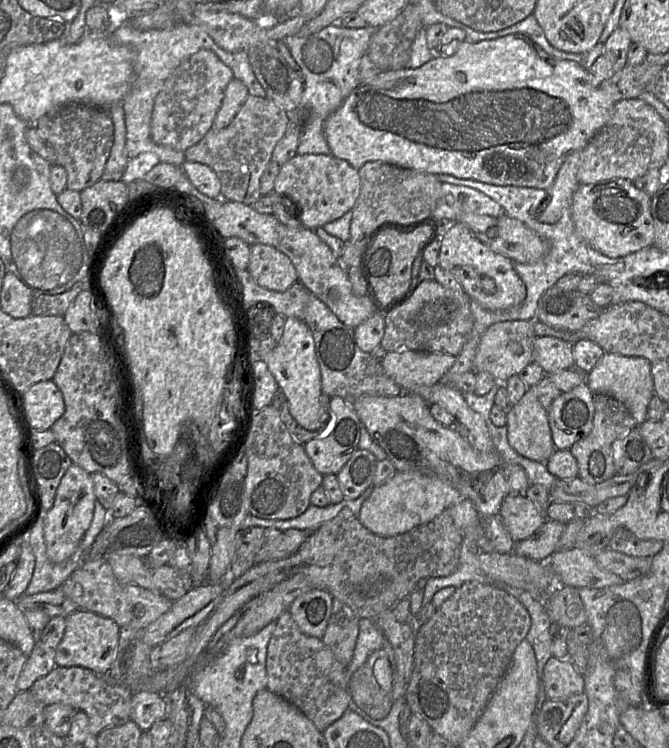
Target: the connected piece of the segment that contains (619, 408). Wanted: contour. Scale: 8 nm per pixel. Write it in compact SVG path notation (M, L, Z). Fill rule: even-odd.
M602 393L593 394L593 405L592 430L587 436L575 442L569 449L577 462L578 477L583 482L589 484L601 483L617 475L614 466L612 444L637 426L627 407L610 395Z

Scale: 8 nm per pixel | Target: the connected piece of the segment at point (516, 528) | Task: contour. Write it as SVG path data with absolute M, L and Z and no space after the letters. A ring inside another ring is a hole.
M521 493L506 496L498 516L514 542L529 538L547 520L543 510Z

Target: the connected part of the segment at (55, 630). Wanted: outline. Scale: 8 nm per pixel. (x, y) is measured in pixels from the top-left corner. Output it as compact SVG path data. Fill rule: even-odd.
M64 616L51 617L41 638L27 657L17 681L18 692L30 690L33 684L56 666L55 653L61 642L66 623Z

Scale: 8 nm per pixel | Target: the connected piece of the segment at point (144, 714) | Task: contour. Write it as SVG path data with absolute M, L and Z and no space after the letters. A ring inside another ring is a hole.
M132 691L130 718L143 731L167 715L167 700L161 693Z

